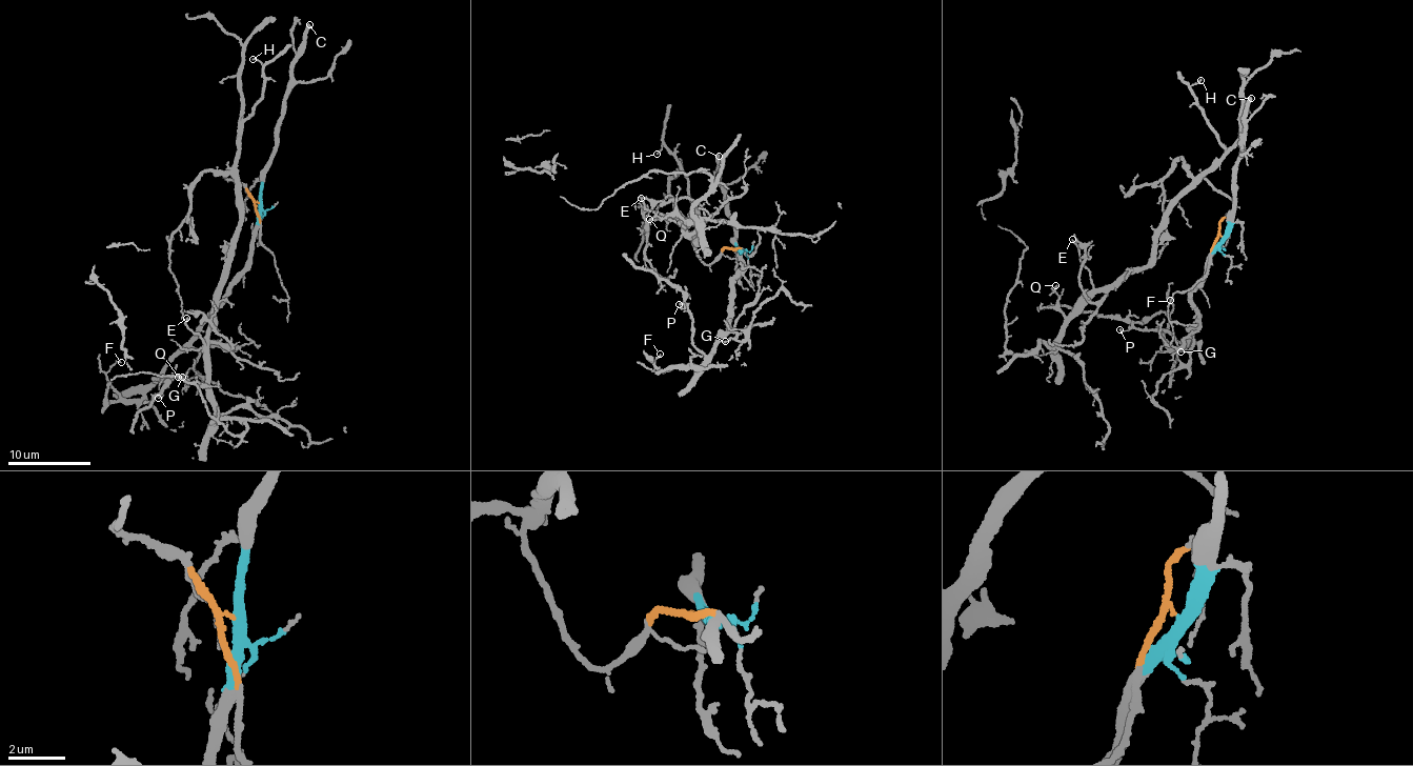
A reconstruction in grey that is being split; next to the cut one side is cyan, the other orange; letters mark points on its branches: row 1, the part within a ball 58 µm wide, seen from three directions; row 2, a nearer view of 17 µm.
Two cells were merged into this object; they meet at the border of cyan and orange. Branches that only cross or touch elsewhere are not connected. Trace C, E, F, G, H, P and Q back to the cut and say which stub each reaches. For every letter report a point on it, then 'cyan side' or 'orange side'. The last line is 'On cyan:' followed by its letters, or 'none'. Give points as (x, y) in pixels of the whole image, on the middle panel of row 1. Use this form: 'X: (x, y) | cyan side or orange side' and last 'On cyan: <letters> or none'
C: (719, 156) | cyan side
E: (641, 198) | orange side
F: (660, 354) | cyan side
G: (725, 341) | cyan side
H: (657, 154) | orange side
P: (679, 304) | cyan side
Q: (649, 219) | orange side
On cyan: C, F, G, P

